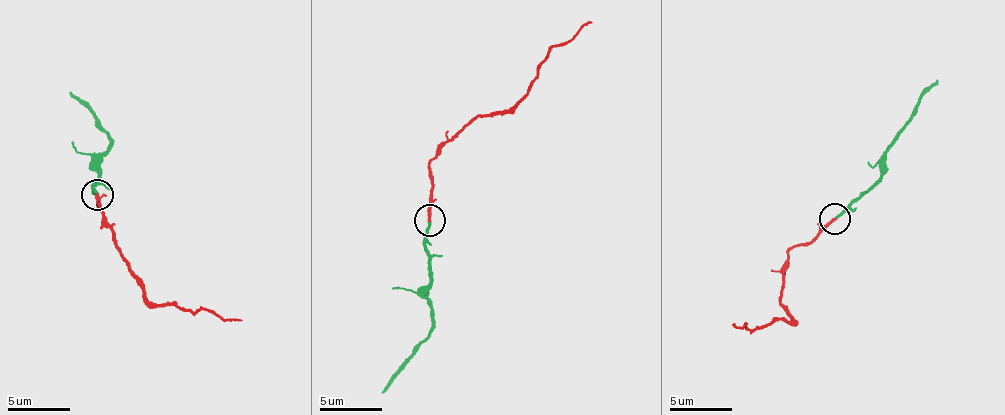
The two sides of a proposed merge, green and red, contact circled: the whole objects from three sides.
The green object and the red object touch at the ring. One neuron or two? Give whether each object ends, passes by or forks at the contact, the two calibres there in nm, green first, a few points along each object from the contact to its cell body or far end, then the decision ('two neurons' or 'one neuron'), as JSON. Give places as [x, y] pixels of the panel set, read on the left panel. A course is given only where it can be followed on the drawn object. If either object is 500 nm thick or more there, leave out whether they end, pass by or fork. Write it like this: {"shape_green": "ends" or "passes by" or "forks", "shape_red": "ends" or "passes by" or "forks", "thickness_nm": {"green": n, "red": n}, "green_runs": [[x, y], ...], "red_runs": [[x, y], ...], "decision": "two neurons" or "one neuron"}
{"shape_green": "ends", "shape_red": "ends", "thickness_nm": {"green": 220, "red": 240}, "green_runs": [[98, 193], [92, 185], [100, 175], [99, 154], [109, 145], [90, 102], [69, 92]], "red_runs": [[98, 196], [103, 209], [103, 225], [111, 229], [119, 254], [148, 302], [181, 306], [243, 320]], "decision": "one neuron"}

